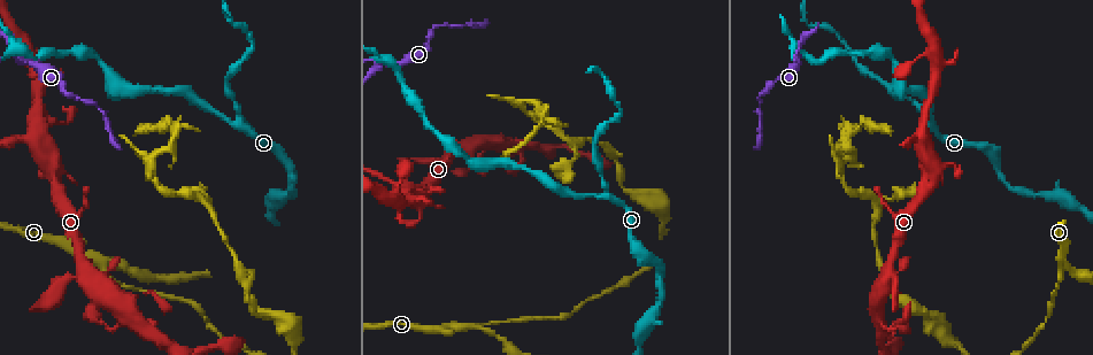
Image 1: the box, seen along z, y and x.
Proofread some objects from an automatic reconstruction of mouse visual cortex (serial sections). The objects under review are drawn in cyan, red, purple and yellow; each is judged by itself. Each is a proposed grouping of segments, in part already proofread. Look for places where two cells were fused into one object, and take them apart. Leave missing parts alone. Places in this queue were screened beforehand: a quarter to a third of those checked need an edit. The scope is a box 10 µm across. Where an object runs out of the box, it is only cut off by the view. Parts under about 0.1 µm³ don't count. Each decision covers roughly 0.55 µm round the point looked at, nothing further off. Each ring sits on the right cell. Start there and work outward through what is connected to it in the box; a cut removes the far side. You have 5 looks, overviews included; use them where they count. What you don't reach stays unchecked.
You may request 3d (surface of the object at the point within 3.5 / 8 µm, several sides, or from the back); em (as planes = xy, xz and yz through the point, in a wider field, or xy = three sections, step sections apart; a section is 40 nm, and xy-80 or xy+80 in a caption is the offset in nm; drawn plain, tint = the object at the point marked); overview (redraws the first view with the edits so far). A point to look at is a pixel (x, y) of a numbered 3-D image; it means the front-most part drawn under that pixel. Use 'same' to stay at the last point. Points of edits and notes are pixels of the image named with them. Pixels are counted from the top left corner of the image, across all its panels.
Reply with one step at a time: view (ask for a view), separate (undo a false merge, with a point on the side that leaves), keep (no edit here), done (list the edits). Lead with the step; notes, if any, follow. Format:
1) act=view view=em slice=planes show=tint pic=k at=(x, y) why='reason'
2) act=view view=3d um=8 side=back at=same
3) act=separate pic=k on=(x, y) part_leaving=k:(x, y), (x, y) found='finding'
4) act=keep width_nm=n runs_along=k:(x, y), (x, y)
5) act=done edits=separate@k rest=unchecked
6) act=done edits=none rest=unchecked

act=view view=3d um=8 pic=1 at=(931, 125) why='arms part here'

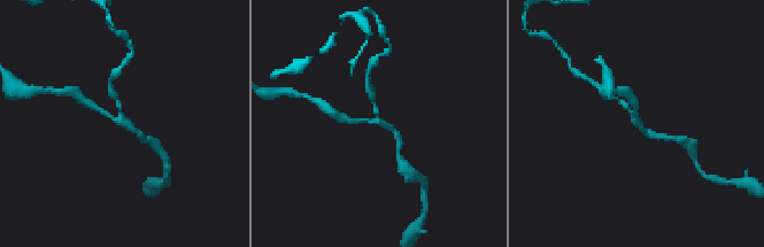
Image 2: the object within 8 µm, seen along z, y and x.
act=view view=3d um=3.5 at=same why='closer look'

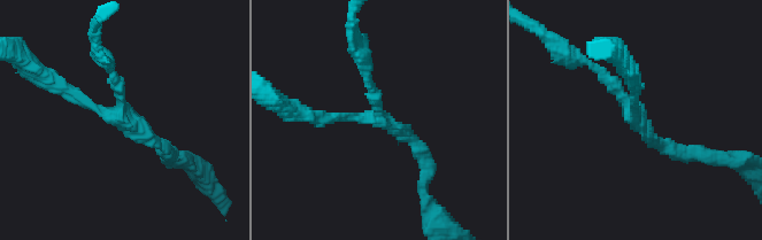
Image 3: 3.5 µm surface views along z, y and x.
act=view view=em slice=xy step=1 show=tint pic=3 at=(116, 119)

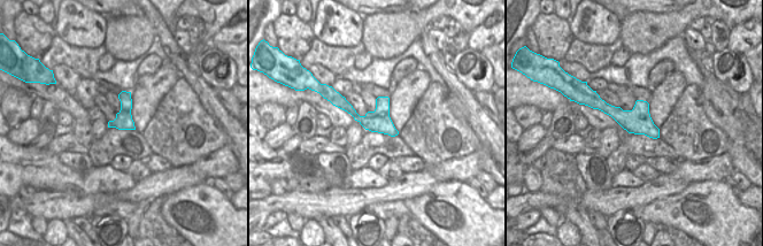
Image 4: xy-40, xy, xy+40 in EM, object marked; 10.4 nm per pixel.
act=keep runs_along=4:(591, 101), (640, 122), (656, 135) found='all the same cell'

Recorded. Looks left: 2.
act=view view=3d um=3.5 pic=1 at=(890, 273) why='arms part here'

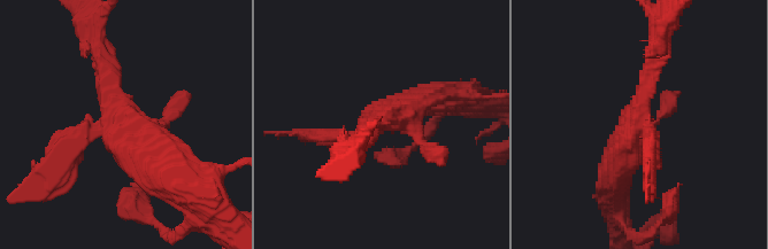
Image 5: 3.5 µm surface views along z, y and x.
act=view view=em slice=xy step=1 show=tint pic=5 at=(118, 121)

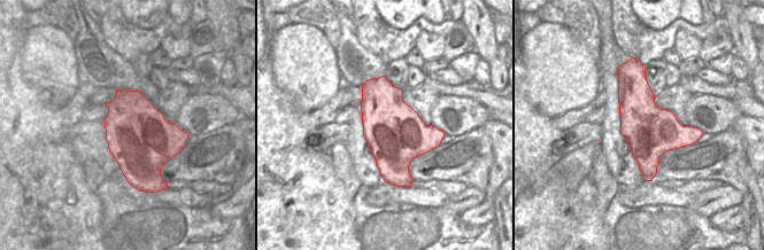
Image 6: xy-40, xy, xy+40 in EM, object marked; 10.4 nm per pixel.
act=keep runs_along=5:(98, 49), (129, 145), (164, 176) found='all the same cell'

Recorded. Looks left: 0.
act=done edits=none rest=unchecked

